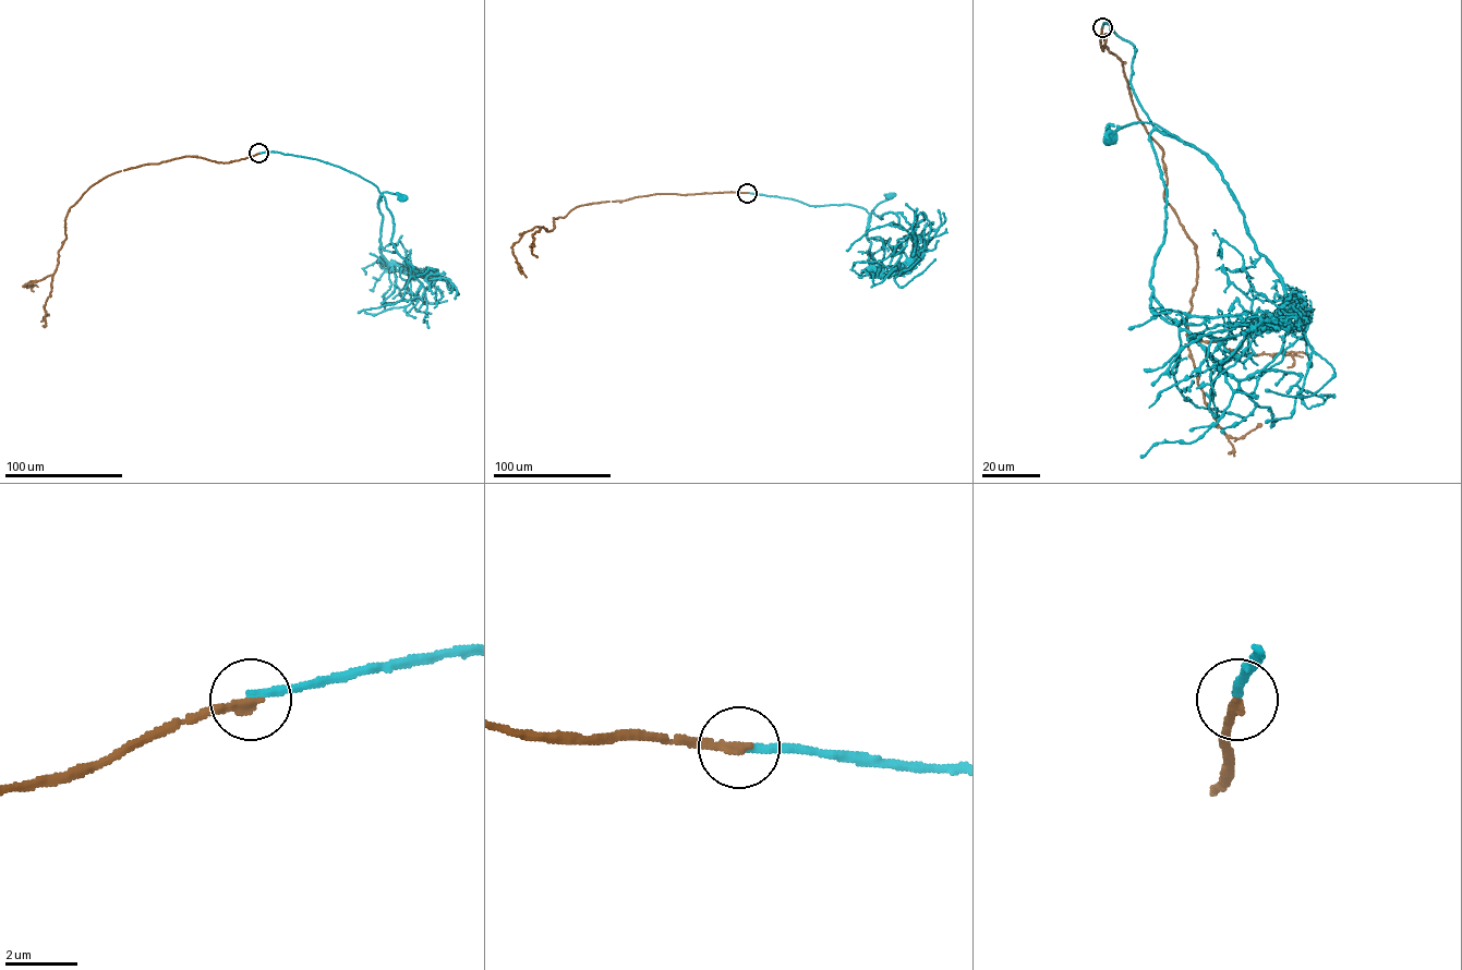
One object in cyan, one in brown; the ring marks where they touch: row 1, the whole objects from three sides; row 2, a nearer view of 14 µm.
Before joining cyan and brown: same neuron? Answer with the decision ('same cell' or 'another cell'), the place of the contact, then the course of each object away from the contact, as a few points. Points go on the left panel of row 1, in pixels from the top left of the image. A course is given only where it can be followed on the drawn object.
another cell | (258, 153) | cyan via (258, 153), (276, 152), (316, 159), (374, 184), (381, 193), (379, 201), (384, 192), (402, 198) | brown via (258, 153), (224, 162), (184, 156), (130, 168), (99, 180), (70, 208), (55, 273), (24, 286), (38, 287)

